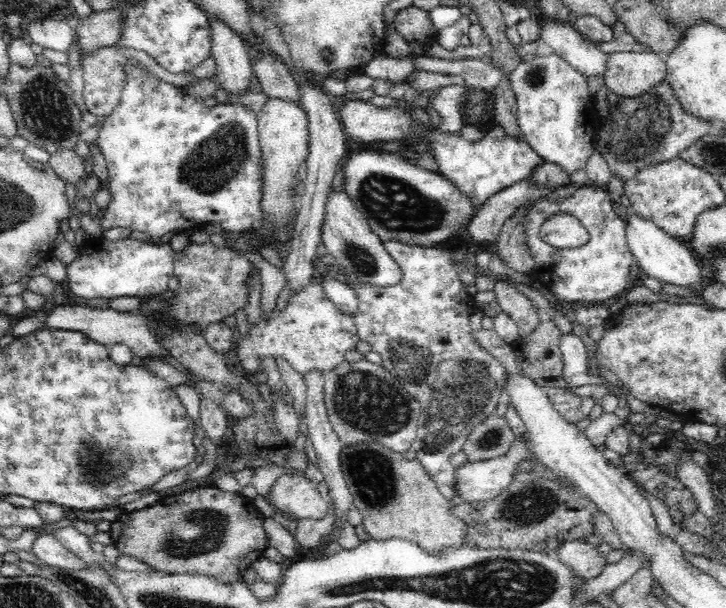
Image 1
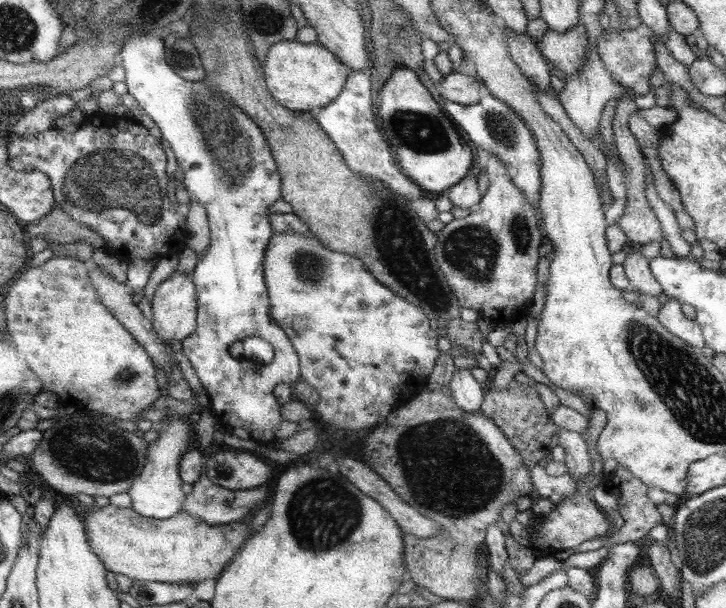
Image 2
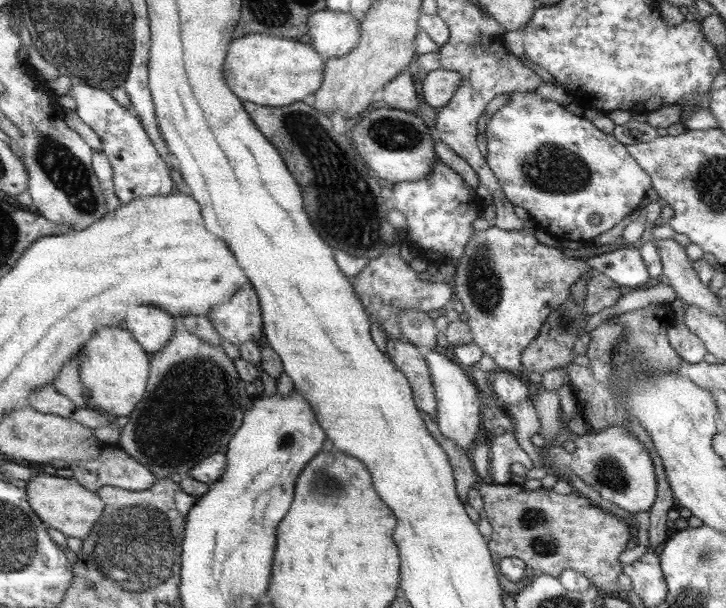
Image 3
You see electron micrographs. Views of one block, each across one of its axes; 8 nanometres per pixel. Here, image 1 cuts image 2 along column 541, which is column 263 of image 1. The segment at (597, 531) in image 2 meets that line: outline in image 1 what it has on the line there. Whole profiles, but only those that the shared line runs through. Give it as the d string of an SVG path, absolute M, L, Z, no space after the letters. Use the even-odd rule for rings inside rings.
M202 486L202 488L196 488L196 490L186 490L182 494L164 494L164 498L146 508L146 510L140 510L140 512L126 512L122 516L118 516L114 522L112 522L112 530L110 530L110 536L112 536L112 542L118 550L118 554L122 556L130 556L130 558L138 558L142 562L146 562L148 566L156 568L156 572L166 572L166 574L200 574L200 576L210 576L210 578L216 578L220 584L234 584L238 580L244 578L244 572L258 560L258 558L264 558L264 552L270 548L270 542L268 542L268 534L266 534L266 526L264 526L266 518L258 512L258 508L254 506L254 500L252 498L246 498L242 496L242 492L224 492L220 490L218 486Z

